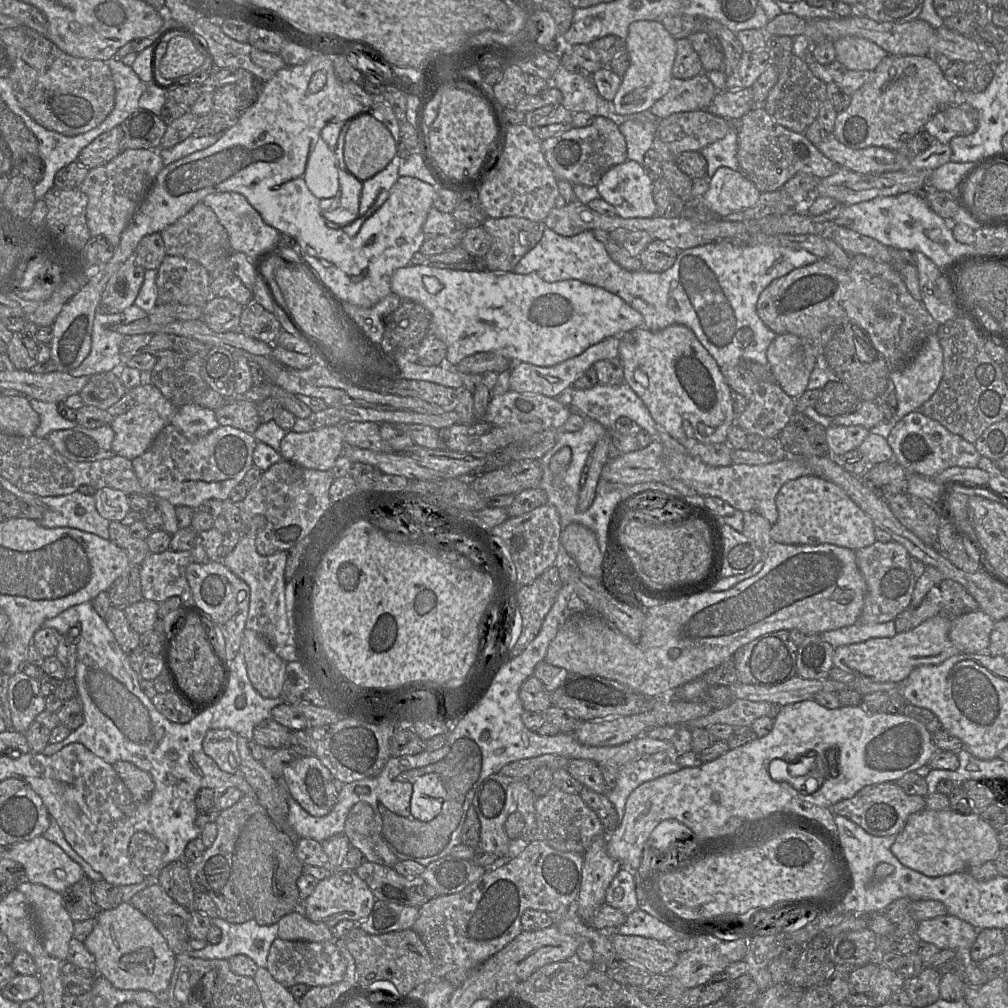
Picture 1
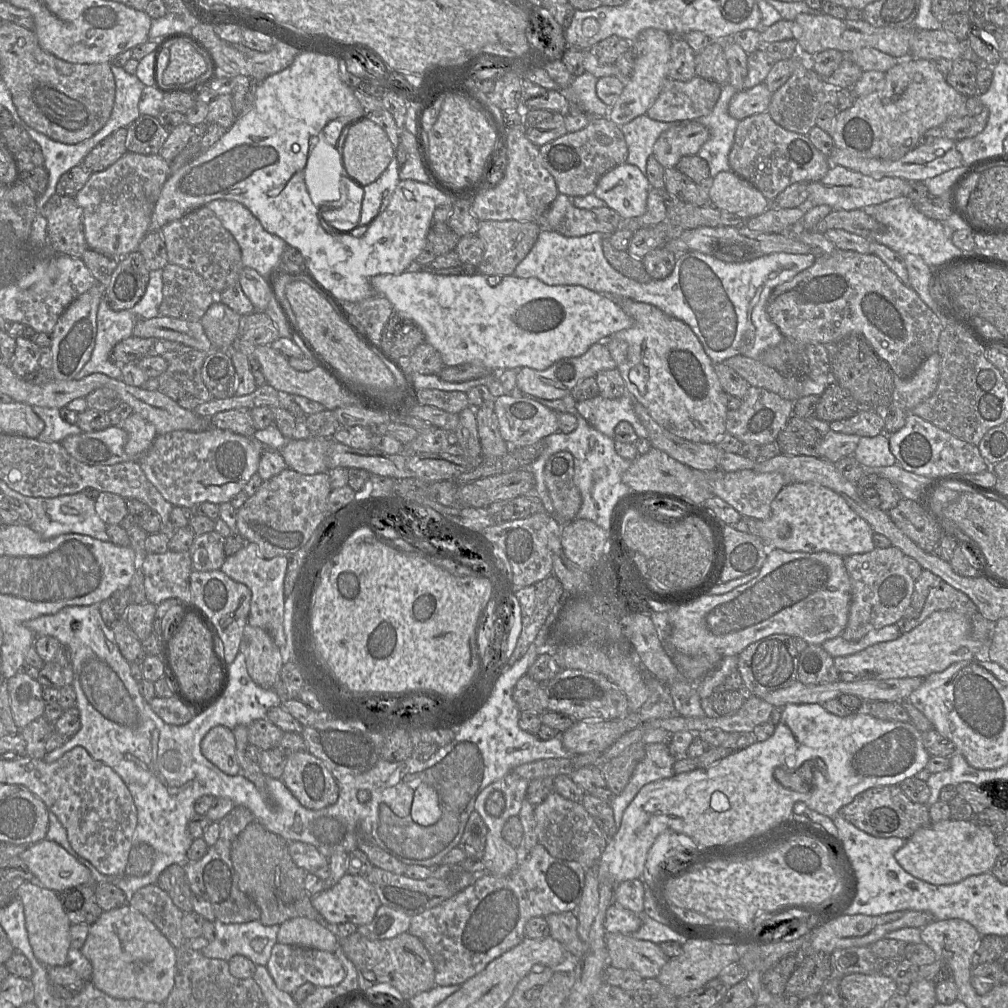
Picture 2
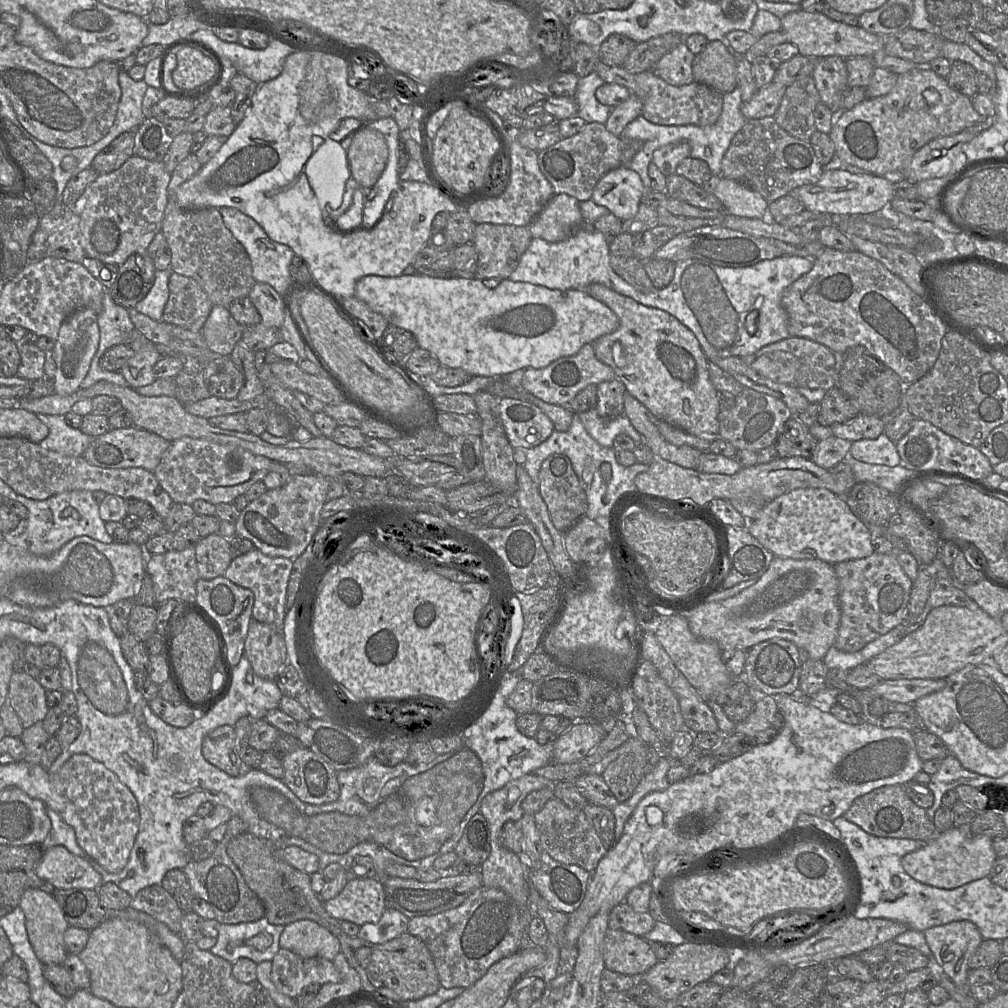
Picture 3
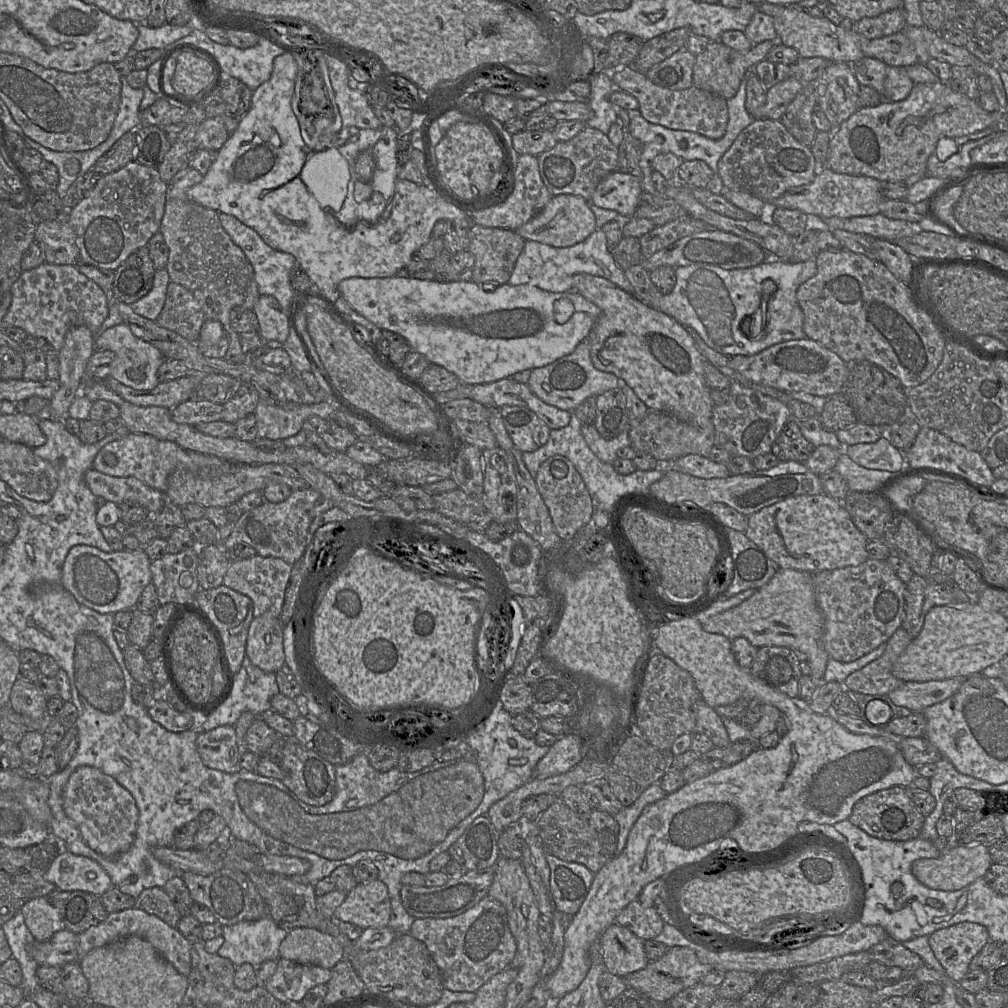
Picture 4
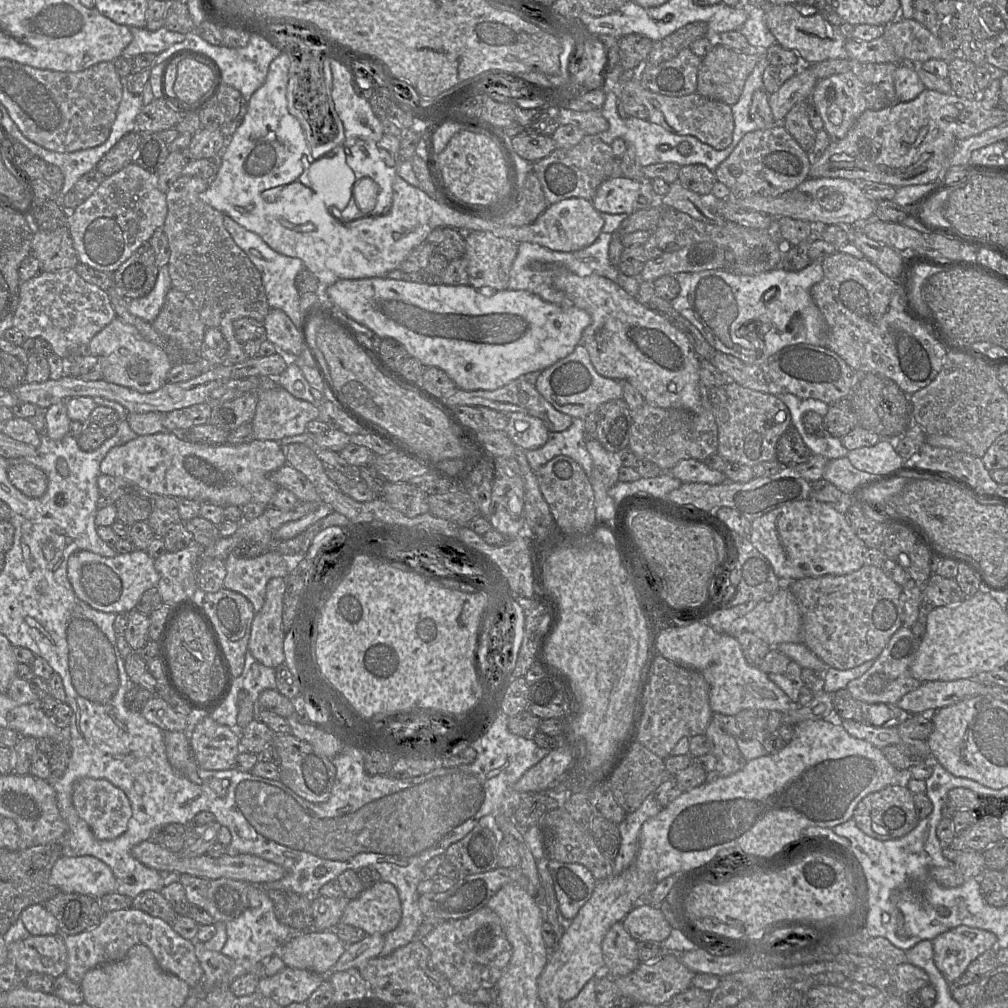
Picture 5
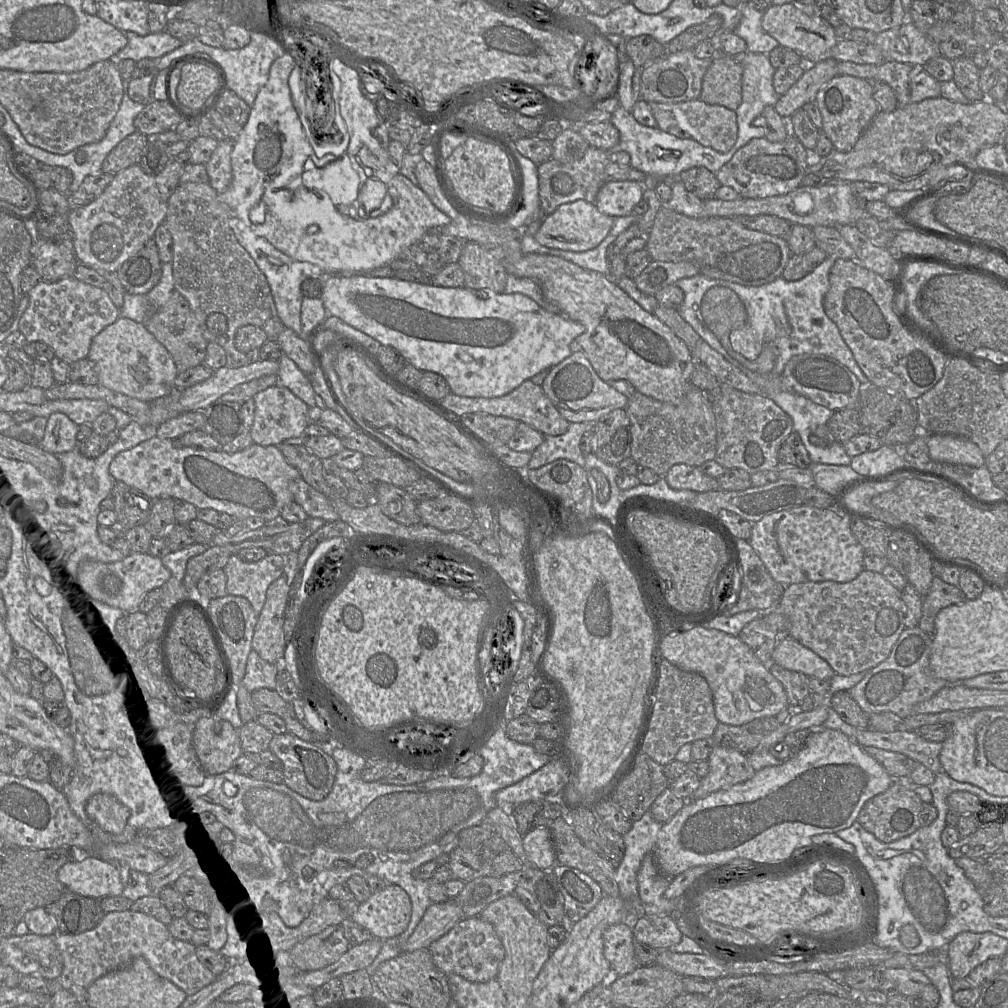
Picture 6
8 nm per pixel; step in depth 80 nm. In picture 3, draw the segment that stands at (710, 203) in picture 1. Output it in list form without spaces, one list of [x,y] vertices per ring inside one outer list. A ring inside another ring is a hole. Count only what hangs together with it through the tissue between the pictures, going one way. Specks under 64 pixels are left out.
[[[721,177],[713,193],[733,216],[762,219],[769,202],[762,195],[734,180]]]

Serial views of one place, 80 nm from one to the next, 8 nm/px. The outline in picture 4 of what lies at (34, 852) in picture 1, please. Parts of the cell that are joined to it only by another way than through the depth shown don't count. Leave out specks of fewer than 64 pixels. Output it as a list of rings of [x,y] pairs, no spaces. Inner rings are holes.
[[[68,851],[55,858],[45,880],[62,891],[84,891],[97,896],[114,886],[109,874],[96,861]]]

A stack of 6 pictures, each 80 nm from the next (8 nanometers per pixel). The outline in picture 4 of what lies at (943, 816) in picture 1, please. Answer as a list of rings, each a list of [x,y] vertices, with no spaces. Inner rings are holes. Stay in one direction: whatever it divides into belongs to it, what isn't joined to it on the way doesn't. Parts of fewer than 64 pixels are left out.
[[[955,835],[950,846],[937,858],[920,858],[912,863],[912,873],[926,887],[940,891],[960,890],[979,878],[983,878],[992,865],[989,847],[985,844],[964,845],[955,842]]]

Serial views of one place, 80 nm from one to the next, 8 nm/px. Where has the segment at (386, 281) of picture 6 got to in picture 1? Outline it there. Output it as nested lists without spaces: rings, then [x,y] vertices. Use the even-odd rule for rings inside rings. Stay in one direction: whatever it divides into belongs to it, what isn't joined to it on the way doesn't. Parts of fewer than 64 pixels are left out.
[[[429,264],[407,265],[391,277],[391,293],[402,300],[421,304],[430,316],[429,334],[447,346],[446,362],[456,367],[464,358],[478,352],[495,352],[513,363],[527,362],[551,367],[576,357],[590,346],[612,336],[627,336],[643,326],[643,315],[621,297],[598,286],[569,279],[547,282],[536,272],[463,271],[438,268]]]

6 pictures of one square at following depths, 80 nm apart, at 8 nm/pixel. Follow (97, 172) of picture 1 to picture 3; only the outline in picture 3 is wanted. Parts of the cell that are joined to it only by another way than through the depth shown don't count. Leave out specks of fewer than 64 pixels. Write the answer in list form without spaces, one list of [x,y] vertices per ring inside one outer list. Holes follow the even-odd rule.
[[[135,154],[117,170],[100,174],[86,187],[73,206],[73,211],[80,218],[81,245],[85,255],[106,264],[120,266],[132,254],[147,251],[155,235],[161,231],[164,211],[169,200],[170,180],[171,173],[166,170],[163,161],[150,161]]]

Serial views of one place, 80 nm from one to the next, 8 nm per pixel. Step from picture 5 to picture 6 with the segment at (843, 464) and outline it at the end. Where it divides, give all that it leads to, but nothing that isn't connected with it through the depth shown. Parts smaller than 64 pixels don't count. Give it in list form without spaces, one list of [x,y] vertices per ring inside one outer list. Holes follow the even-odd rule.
[[[811,462],[810,470],[815,486],[830,495],[836,493],[848,481],[861,476],[850,465],[830,465]]]

